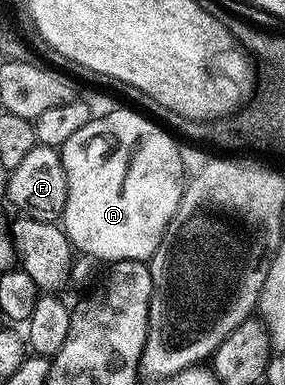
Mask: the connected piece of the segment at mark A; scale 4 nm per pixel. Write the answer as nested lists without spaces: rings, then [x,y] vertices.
[[[118,107],[103,118],[91,118],[81,131],[65,139],[61,147],[67,176],[67,198],[61,228],[78,252],[80,249],[102,263],[147,261],[151,258],[181,203],[185,188],[180,142],[158,120],[139,113]]]

